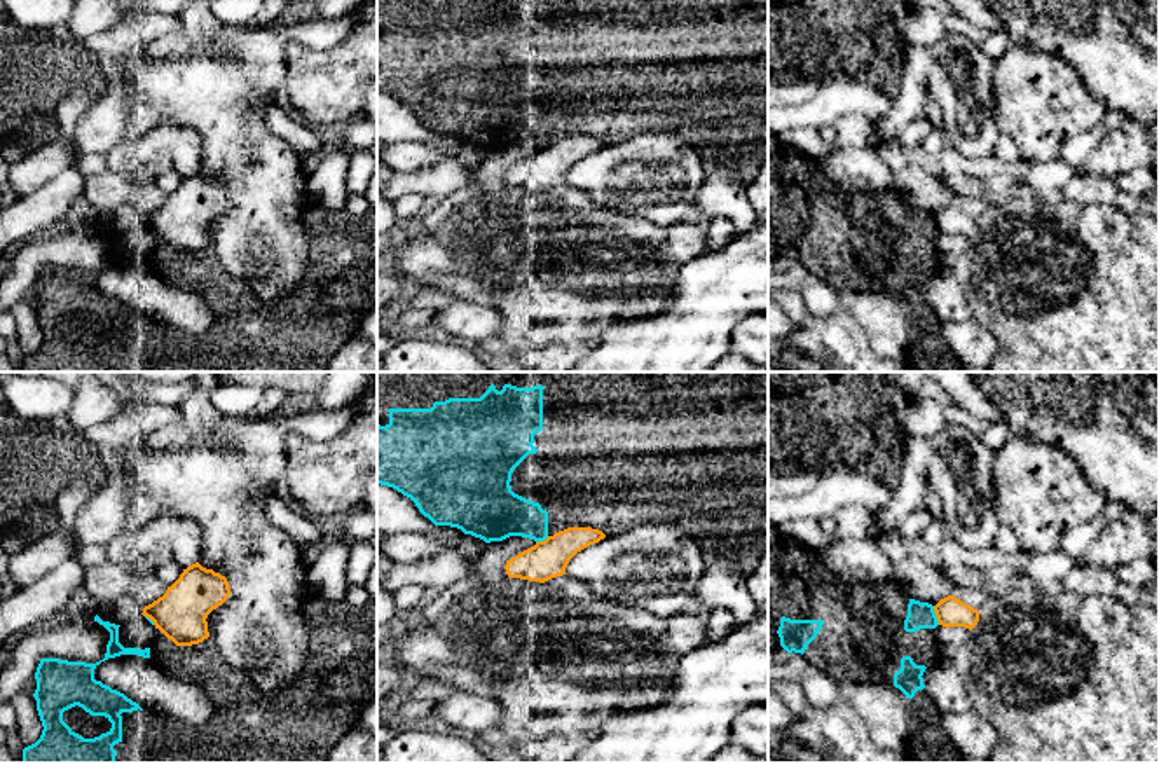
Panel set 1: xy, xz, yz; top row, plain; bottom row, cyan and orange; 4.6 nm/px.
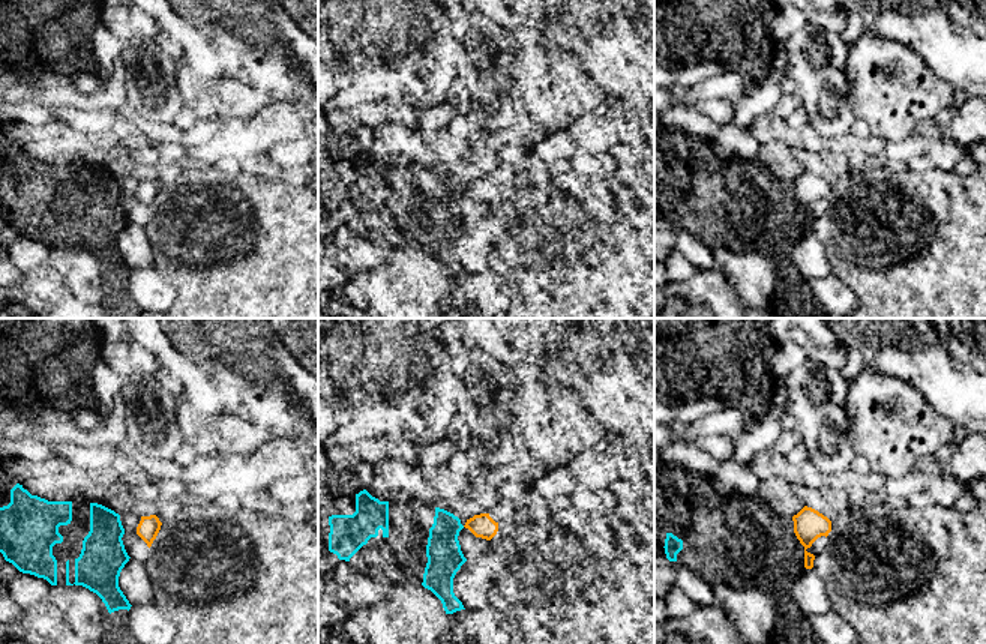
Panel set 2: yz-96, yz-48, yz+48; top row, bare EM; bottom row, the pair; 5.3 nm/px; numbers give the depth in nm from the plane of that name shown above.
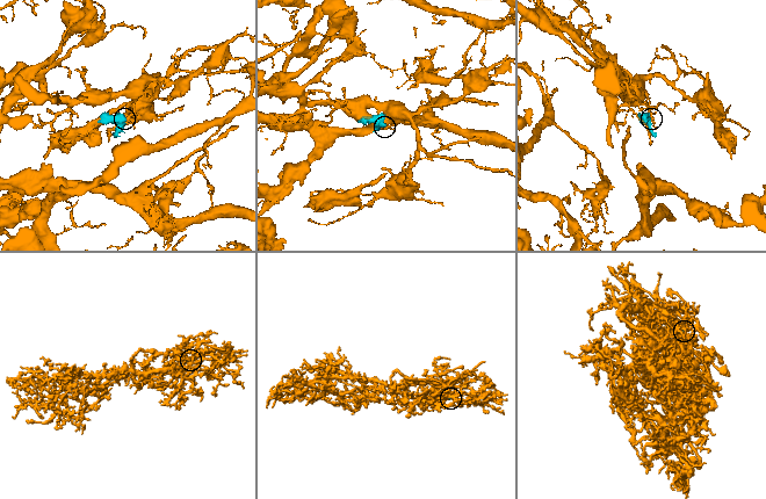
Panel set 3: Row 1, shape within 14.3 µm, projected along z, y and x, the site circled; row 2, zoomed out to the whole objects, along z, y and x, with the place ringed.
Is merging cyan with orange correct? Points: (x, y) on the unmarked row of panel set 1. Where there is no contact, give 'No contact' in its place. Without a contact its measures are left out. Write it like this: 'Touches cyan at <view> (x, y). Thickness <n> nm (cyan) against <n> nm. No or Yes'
Touches cyan at yz (934, 224). Thickness 130 nm (cyan) against 140 nm. No

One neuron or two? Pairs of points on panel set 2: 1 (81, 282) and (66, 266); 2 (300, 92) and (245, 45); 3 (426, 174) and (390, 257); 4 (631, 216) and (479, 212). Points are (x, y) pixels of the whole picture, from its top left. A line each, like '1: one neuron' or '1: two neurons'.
1: one neuron
2: one neuron
3: two neurons
4: two neurons

